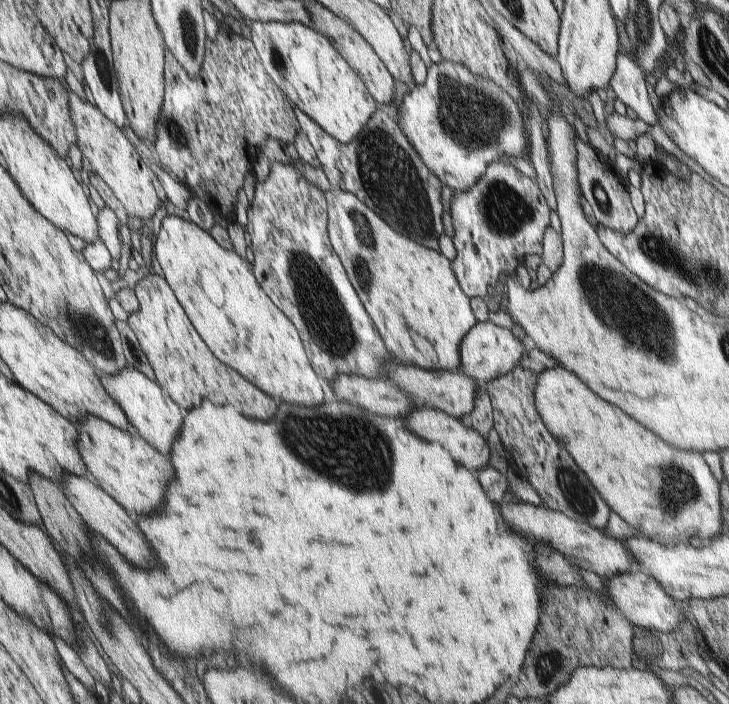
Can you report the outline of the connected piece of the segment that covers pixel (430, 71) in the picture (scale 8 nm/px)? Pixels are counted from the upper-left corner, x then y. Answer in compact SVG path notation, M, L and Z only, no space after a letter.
M444 59L440 64L428 66L424 84L415 85L409 90L402 100L397 123L419 158L422 158L422 164L426 164L443 186L454 193L470 190L494 162L506 158L526 159L530 154L530 126L527 124L526 110L522 112L514 98L510 98L510 94L497 82L472 74L466 66Z

